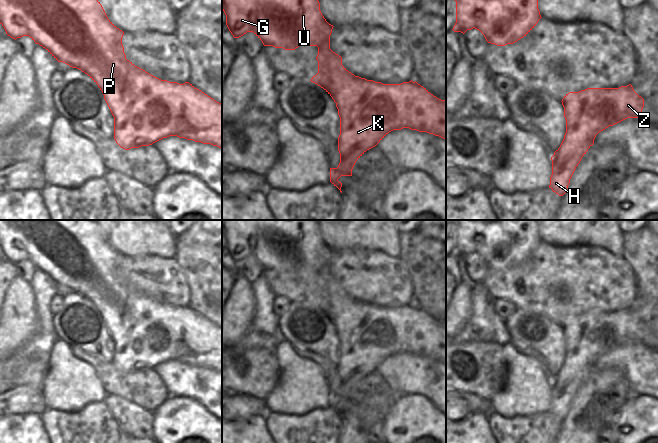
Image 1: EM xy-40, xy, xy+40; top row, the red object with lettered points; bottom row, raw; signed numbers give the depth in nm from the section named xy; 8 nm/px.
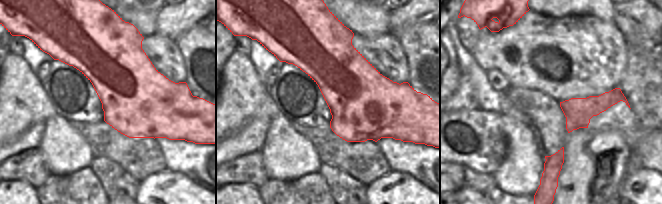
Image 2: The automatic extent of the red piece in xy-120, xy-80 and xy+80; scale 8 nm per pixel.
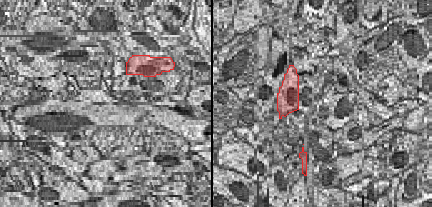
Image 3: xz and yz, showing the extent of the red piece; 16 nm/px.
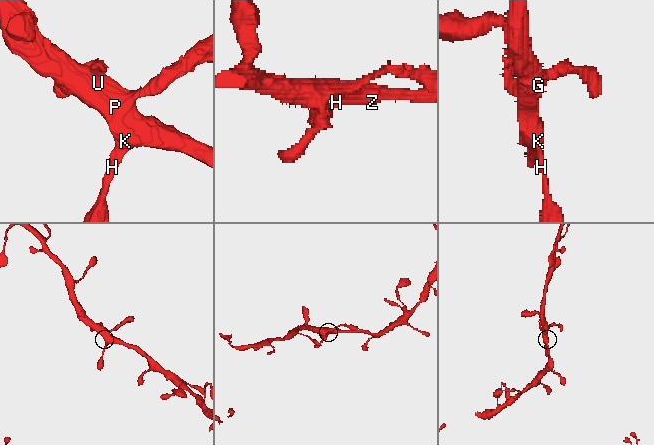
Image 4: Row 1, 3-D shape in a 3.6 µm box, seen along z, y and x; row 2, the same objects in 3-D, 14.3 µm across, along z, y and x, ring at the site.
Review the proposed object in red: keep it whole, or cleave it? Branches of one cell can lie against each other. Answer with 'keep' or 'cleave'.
keep

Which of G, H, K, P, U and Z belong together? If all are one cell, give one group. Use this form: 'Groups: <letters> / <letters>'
Groups: G H K P U Z

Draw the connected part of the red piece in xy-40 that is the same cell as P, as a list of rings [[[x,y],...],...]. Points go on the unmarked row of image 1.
[[[0,220],[0,248],[11,262],[16,264],[23,260],[29,260],[36,268],[45,272],[58,286],[63,286],[72,292],[81,294],[98,309],[114,341],[114,363],[121,372],[129,374],[131,372],[149,370],[163,362],[177,360],[203,368],[211,368],[222,373],[222,328],[195,312],[189,306],[179,308],[177,306],[161,304],[127,284],[122,269],[124,256],[108,243],[102,229],[94,220]]]

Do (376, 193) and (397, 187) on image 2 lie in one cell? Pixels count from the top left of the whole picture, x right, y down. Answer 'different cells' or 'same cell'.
same cell

